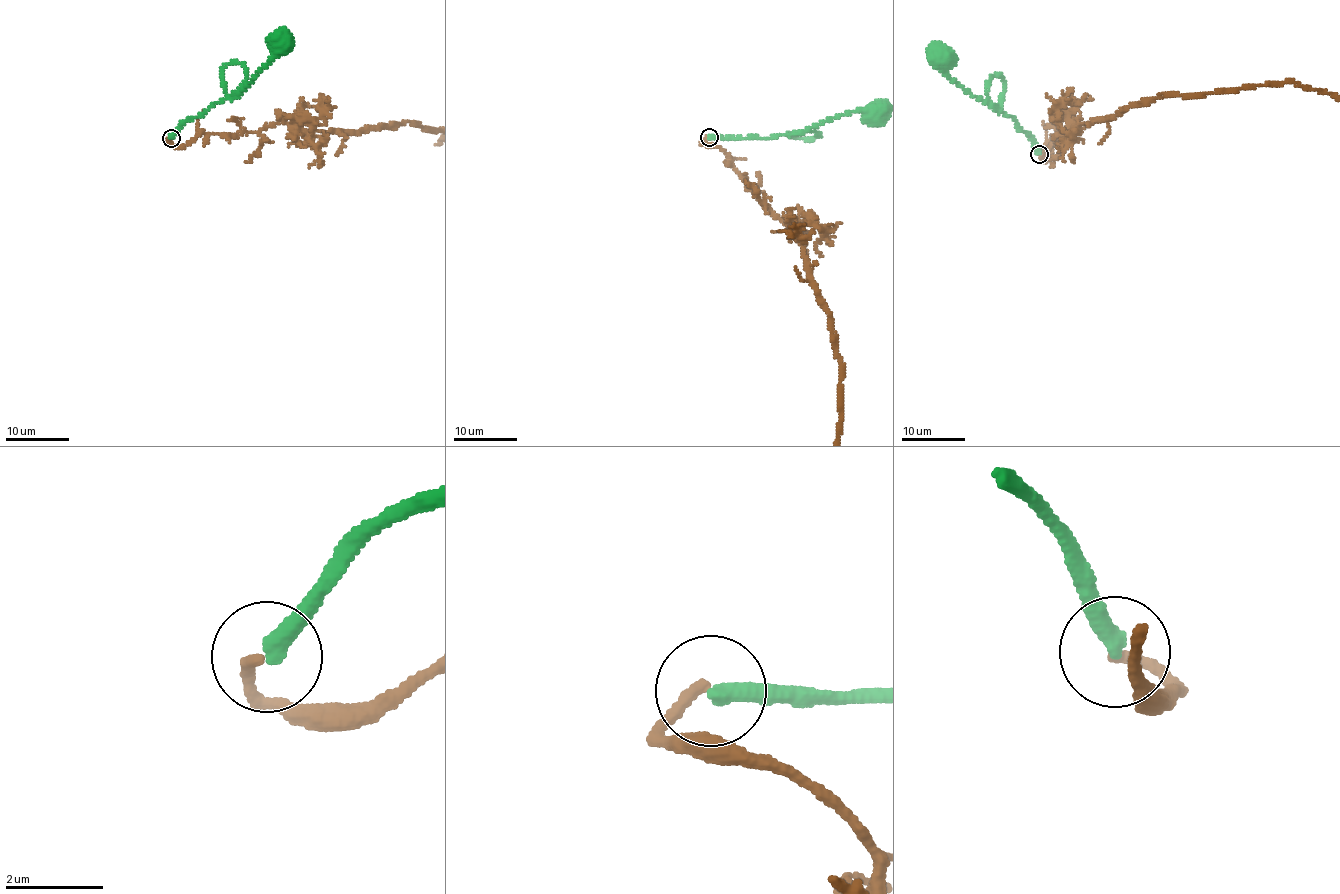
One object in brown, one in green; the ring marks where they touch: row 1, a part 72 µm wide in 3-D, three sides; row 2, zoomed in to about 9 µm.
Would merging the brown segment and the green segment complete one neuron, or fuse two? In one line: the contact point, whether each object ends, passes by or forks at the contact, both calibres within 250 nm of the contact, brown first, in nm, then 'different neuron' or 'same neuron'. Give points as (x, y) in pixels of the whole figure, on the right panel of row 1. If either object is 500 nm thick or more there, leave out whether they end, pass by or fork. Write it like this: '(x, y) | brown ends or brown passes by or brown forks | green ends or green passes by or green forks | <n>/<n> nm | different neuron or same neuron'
(1039, 154) | brown ends | green ends | 240/360 nm | different neuron

